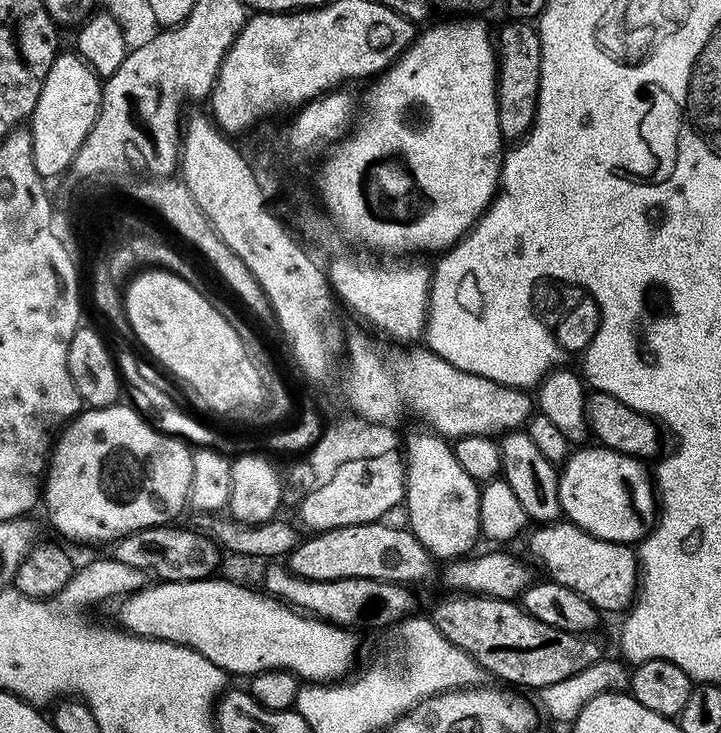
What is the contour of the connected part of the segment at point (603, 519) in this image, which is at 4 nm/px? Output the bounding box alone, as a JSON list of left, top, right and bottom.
[559,446,653,545]

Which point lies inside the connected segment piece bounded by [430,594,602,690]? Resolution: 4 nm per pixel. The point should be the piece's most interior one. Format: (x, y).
(506, 641)

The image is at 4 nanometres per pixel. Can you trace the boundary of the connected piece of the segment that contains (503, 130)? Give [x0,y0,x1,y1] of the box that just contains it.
[496,20,541,142]

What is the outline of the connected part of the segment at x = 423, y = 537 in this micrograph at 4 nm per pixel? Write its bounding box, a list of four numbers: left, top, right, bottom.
[406,431,481,558]

